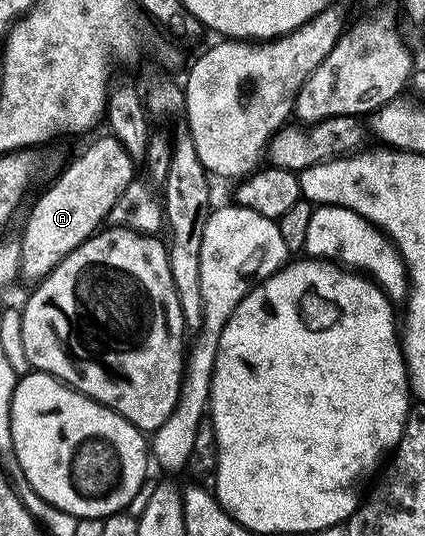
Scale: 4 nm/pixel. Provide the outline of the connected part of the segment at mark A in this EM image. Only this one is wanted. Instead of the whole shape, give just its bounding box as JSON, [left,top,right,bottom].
[19,137,136,285]

